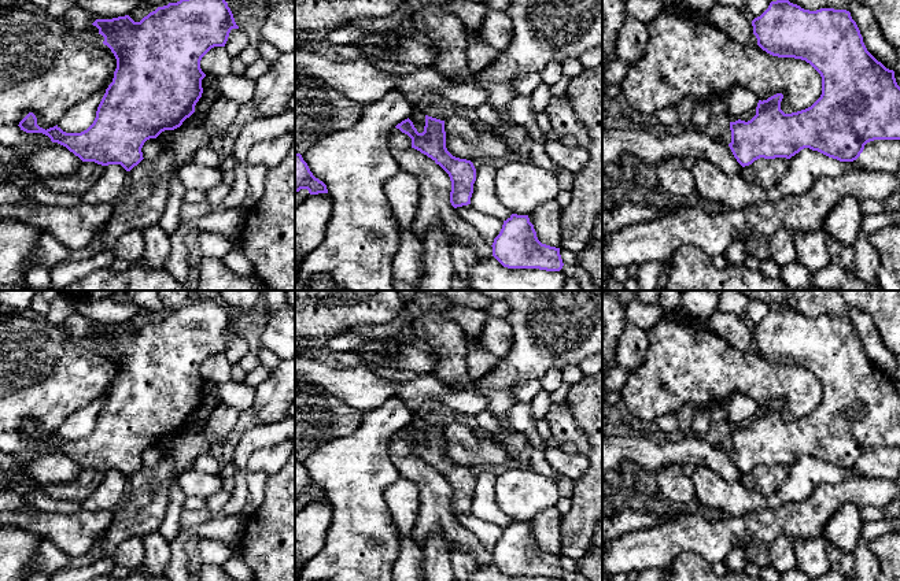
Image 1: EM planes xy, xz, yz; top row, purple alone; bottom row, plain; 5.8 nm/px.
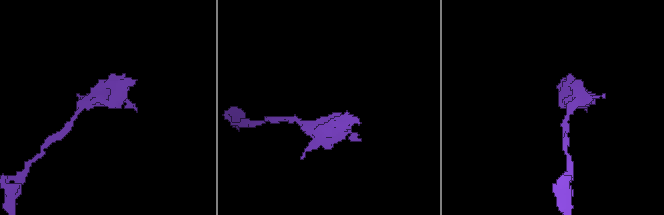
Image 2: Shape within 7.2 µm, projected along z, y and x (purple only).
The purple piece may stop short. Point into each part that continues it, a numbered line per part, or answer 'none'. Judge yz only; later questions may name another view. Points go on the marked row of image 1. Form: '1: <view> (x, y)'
none

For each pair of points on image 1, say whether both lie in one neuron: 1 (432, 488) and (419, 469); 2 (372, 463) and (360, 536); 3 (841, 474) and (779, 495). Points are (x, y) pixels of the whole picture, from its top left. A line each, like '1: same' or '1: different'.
1: same
2: same
3: same

